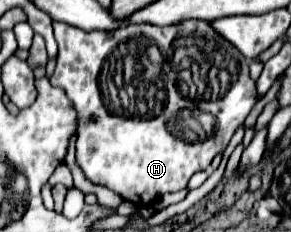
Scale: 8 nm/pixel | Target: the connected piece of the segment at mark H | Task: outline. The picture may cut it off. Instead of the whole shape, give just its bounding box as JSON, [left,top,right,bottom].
[49,20,261,206]

